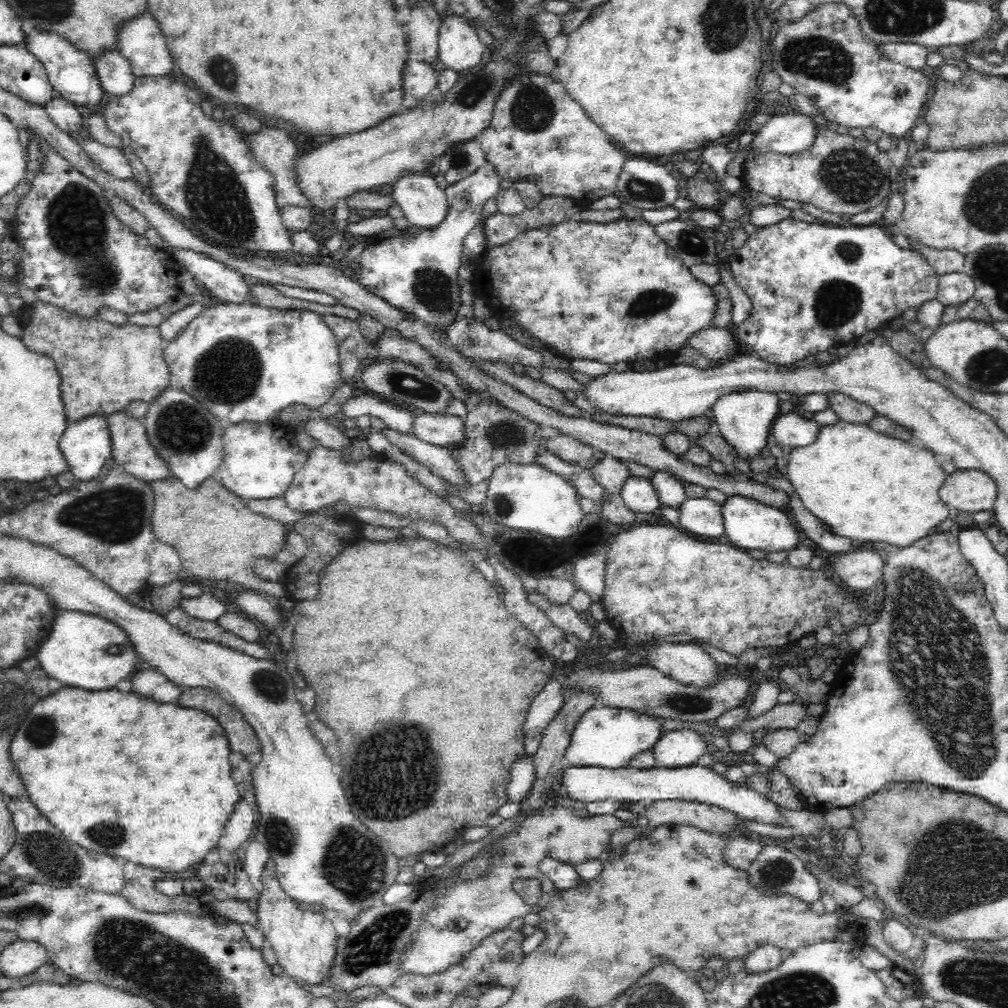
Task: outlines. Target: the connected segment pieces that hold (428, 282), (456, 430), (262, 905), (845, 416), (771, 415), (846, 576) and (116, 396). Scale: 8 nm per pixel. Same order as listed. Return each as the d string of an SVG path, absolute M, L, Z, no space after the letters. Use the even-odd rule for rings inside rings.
M487 162L474 174L447 185L443 191L449 207L436 230L388 239L382 244L374 242L374 246L366 247L349 273L368 292L384 298L392 307L400 311L404 308L404 312L414 315L420 322L445 332L461 307L460 279L456 270L461 267L462 240L481 219L484 203L499 192L501 181Z
M446 412L416 413L411 432L434 446L447 447L463 439L464 417Z
M269 856L260 878L264 887L259 893L257 919L259 926L276 953L277 963L284 969L284 975L296 981L300 986L303 983L325 984L336 953L337 934L332 923L324 913L316 913L309 909L300 908L293 898L285 893L279 885L274 869L273 857Z
M828 392L828 394L824 395L826 395L826 401L828 401L827 407L838 415L840 421L865 424L873 416L877 415L872 407L841 392Z
M748 388L718 398L709 415L720 426L719 431L725 441L736 448L738 454L742 454L742 458L748 458L750 454L758 454L766 446L768 432L771 432L770 424L776 420L776 414L783 408L784 405L776 392Z
M868 548L850 550L838 557L835 572L844 580L844 584L852 590L872 588L882 578L884 562L878 552Z
M36 300L32 307L34 311L22 328L20 340L28 350L54 360L61 378L62 400L68 425L86 416L122 412L124 406L128 406L132 400L150 403L168 387L170 371L163 357L162 327L138 326L129 322L118 326L102 320L98 314L89 318L76 316L65 308L41 300Z

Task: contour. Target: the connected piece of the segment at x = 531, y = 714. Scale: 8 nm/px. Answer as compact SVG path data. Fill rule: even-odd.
M556 672L542 689L538 696L532 700L527 712L525 723L522 726L524 755L534 756L540 748L545 728L563 707L564 698L562 683L556 680Z

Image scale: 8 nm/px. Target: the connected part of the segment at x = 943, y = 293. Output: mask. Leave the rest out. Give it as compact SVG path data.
M962 272L940 275L935 299L944 307L961 305L973 298L975 284L970 276Z

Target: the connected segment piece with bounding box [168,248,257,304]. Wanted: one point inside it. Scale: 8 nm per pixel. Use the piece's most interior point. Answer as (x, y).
(223, 284)

